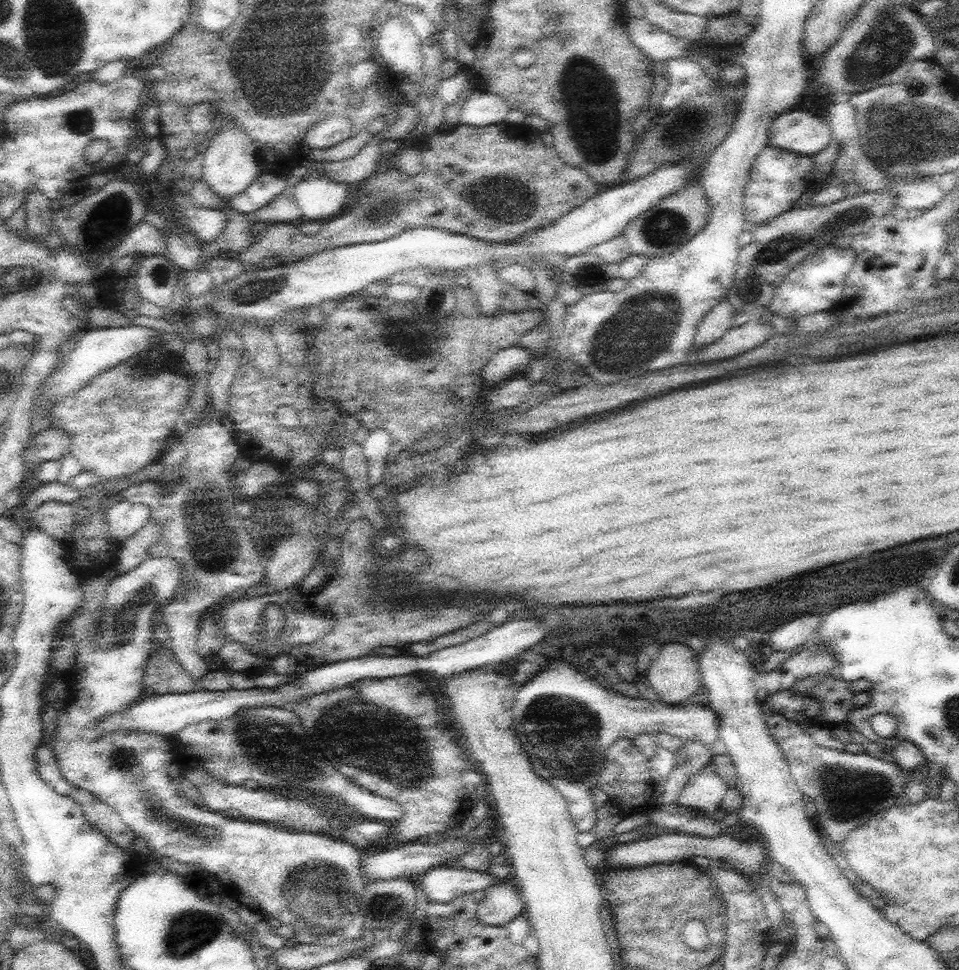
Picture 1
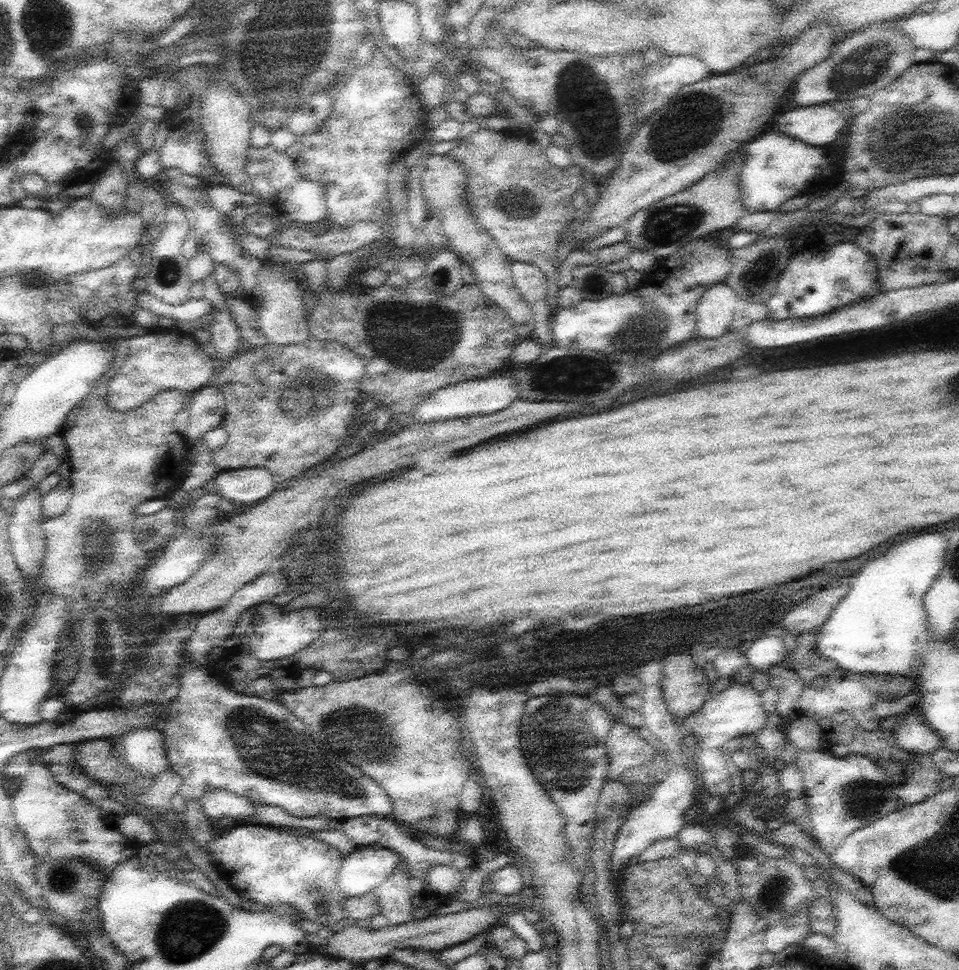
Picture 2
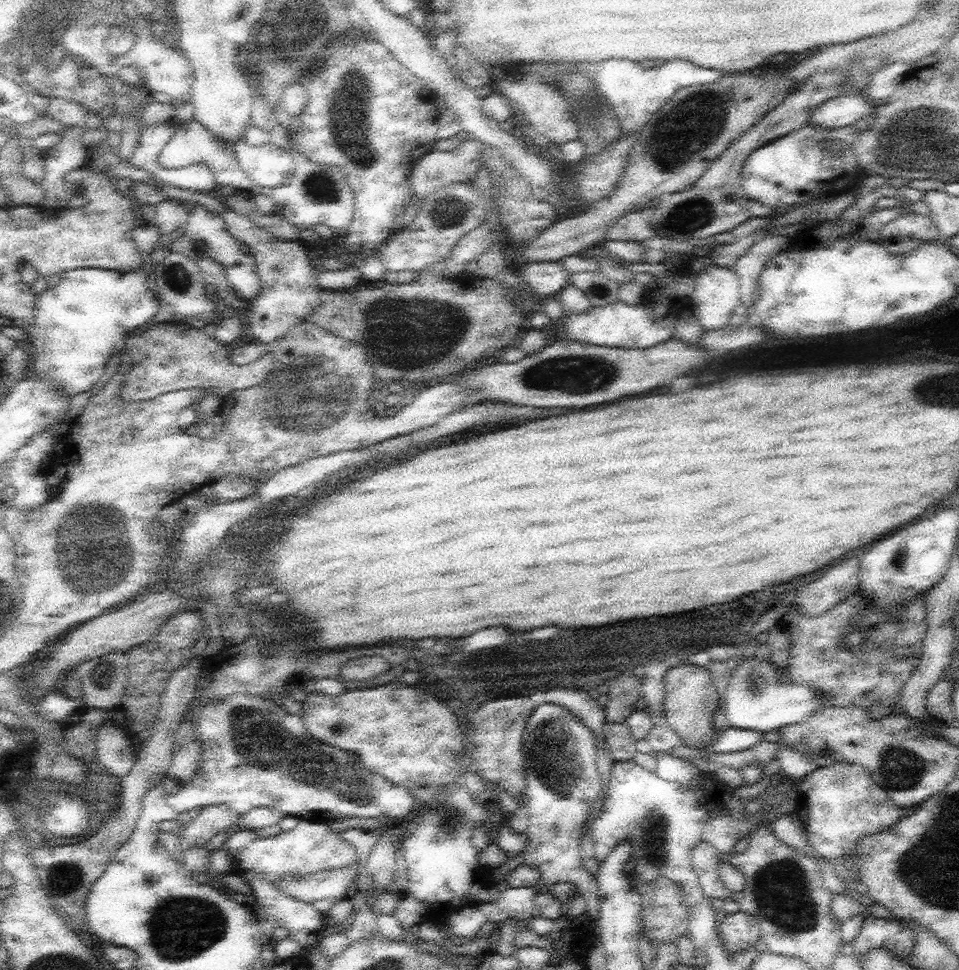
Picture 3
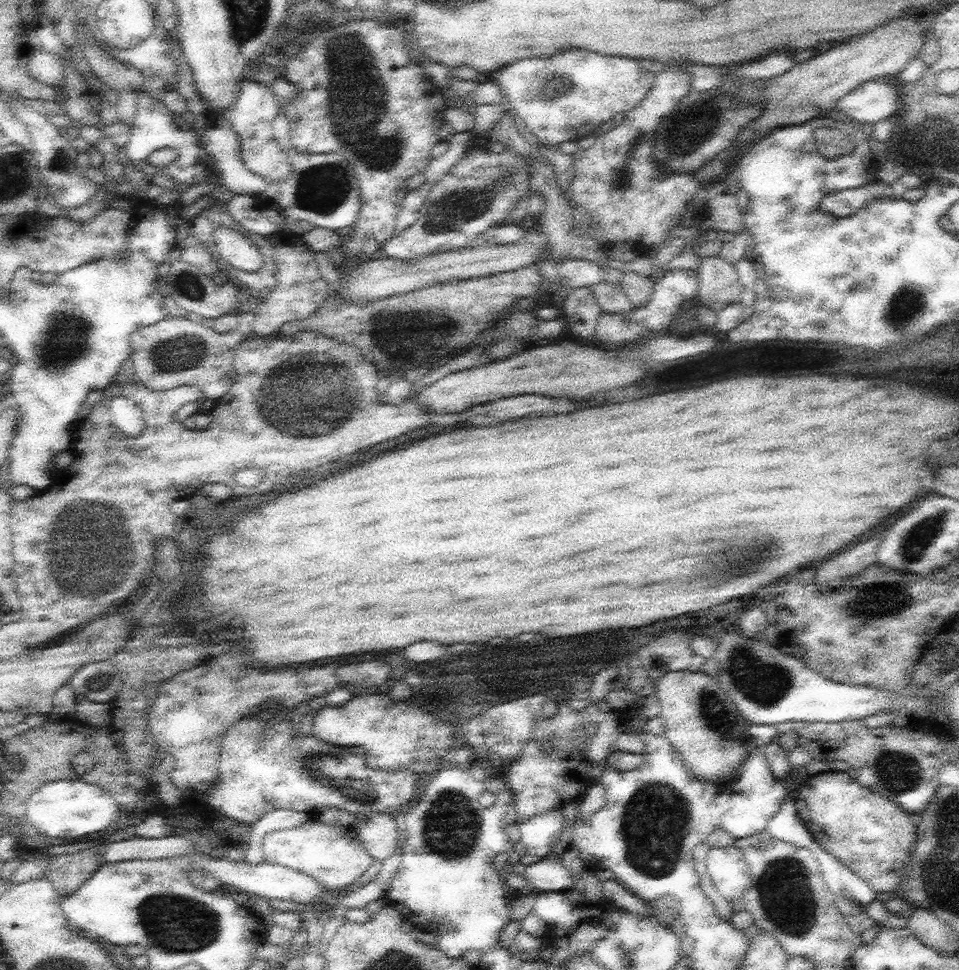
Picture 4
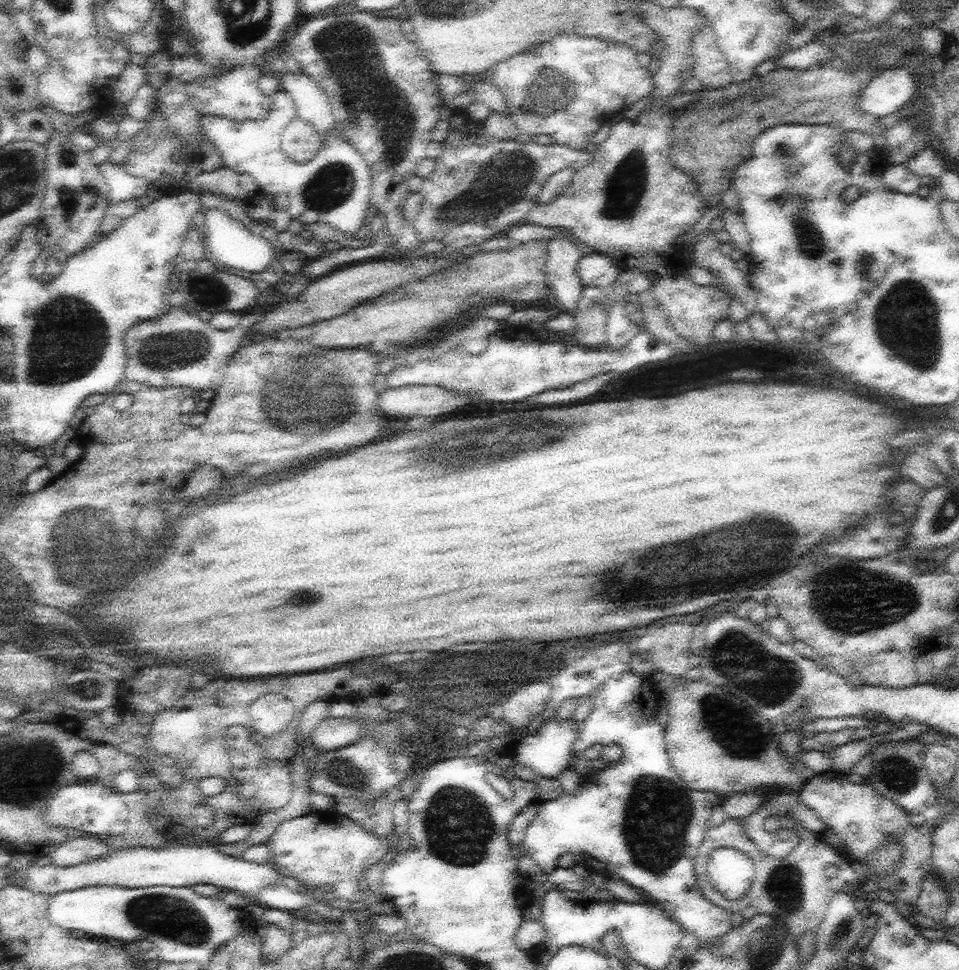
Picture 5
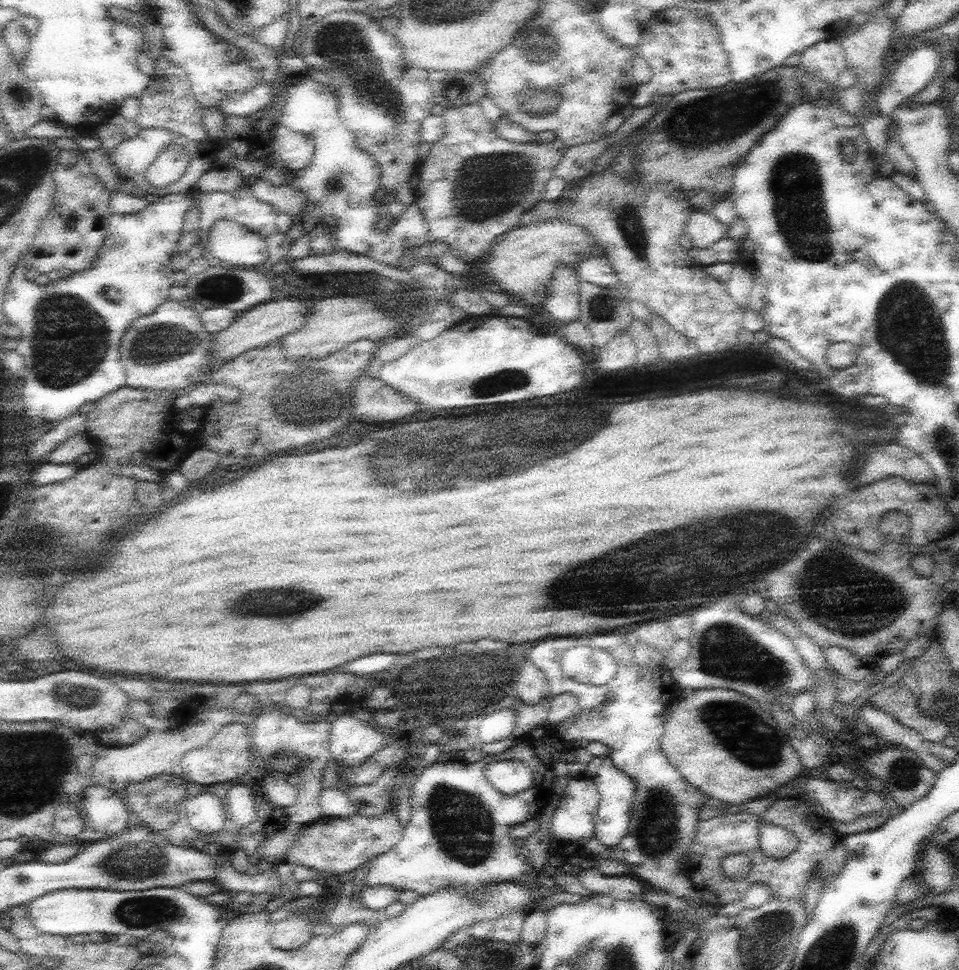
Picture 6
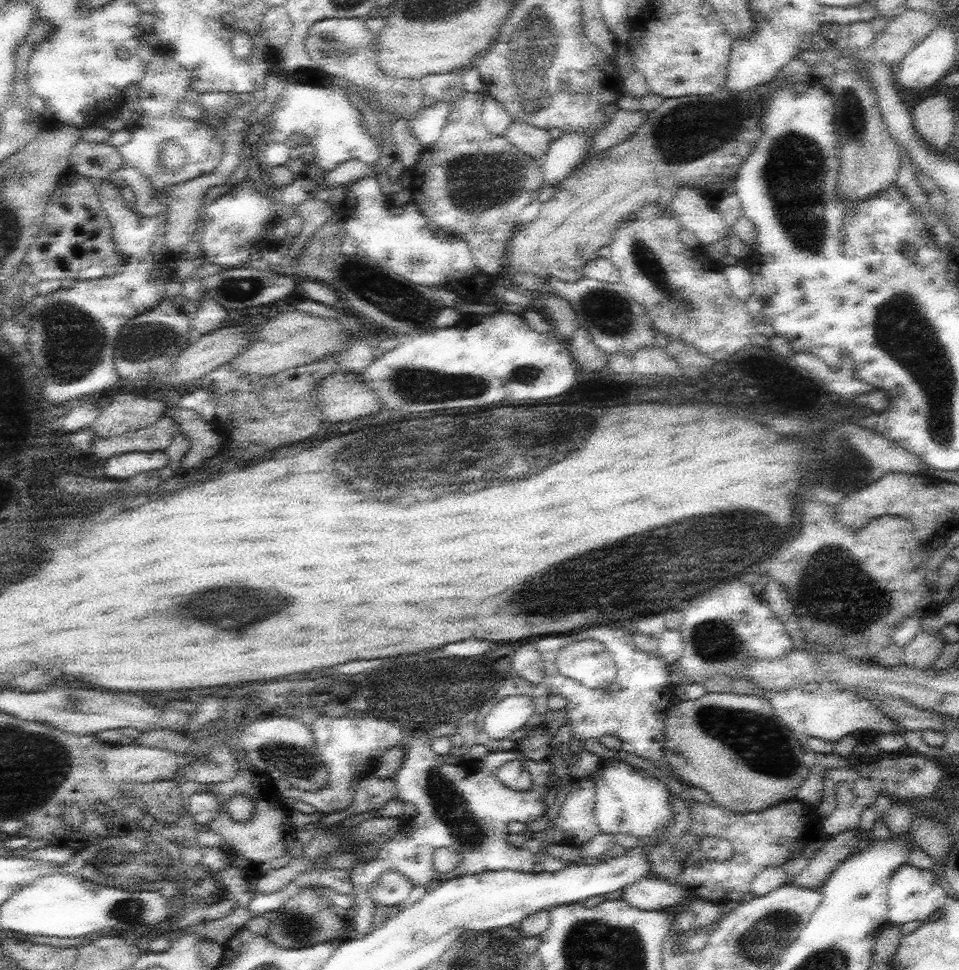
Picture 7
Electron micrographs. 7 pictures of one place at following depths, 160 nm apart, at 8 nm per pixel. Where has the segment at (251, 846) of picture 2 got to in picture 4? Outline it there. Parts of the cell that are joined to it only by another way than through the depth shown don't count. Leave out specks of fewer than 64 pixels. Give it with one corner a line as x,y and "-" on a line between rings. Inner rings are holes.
314,816
299,826
272,831
263,838
263,858
270,864
280,864
302,871
304,875
326,884
333,895
358,880
373,863
354,826
328,825

